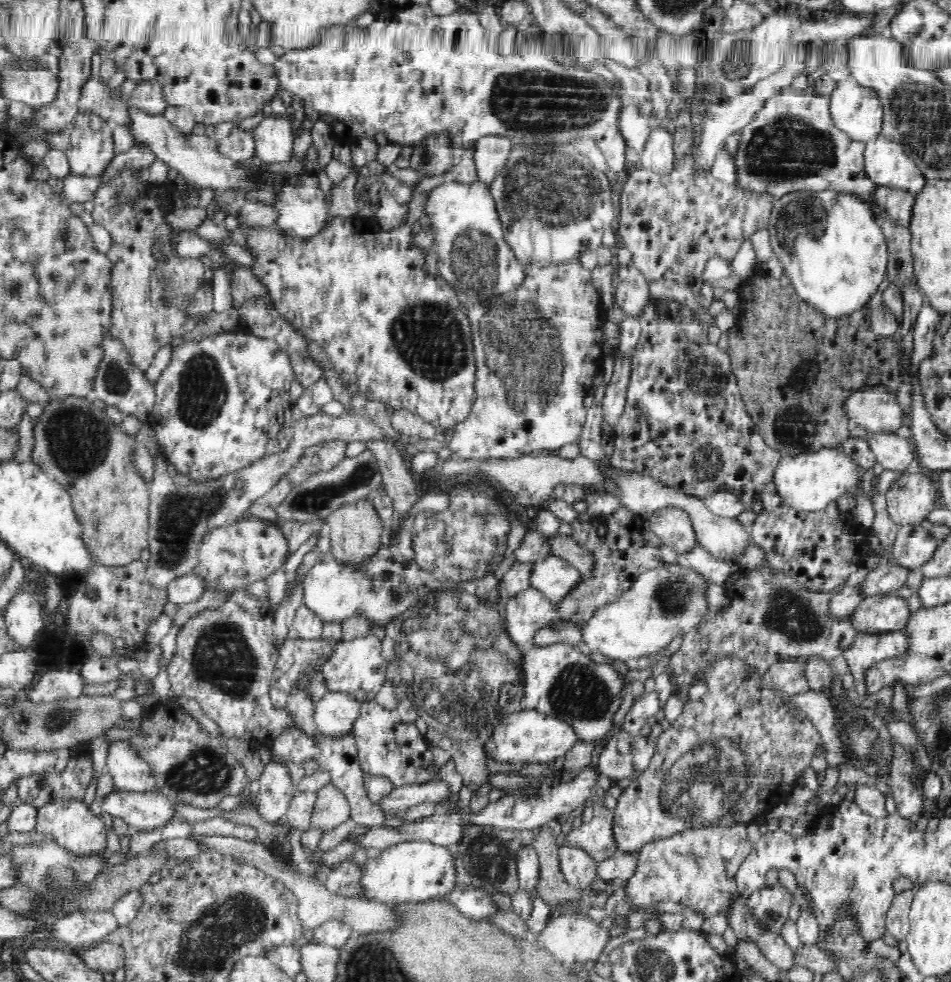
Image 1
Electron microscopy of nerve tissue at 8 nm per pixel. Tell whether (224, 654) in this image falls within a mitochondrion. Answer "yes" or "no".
yes

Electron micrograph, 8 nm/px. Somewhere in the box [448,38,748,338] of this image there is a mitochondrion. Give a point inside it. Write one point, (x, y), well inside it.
(549, 188)

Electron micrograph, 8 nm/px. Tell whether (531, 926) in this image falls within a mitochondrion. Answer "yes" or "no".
no

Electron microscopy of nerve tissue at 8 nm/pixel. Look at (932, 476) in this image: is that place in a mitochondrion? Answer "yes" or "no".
no

